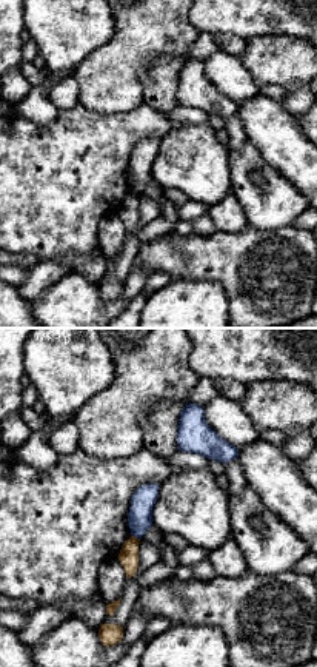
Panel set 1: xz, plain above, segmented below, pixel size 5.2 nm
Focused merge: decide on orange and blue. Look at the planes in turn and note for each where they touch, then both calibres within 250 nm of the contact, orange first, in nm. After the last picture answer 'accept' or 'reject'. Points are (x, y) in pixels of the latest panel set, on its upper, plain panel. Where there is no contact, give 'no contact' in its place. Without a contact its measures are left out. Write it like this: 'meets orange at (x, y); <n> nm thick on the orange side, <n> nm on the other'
meets orange at (136, 193); 110 nm thick on the orange side, 130 nm on the other

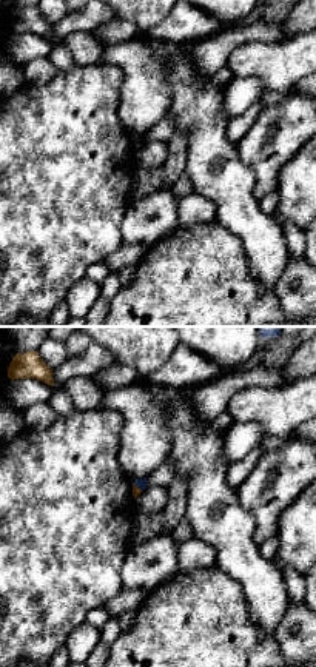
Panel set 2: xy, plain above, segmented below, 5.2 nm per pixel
meets orange at (137, 142); 50 nm thick on the orange side, 50 nm on the other

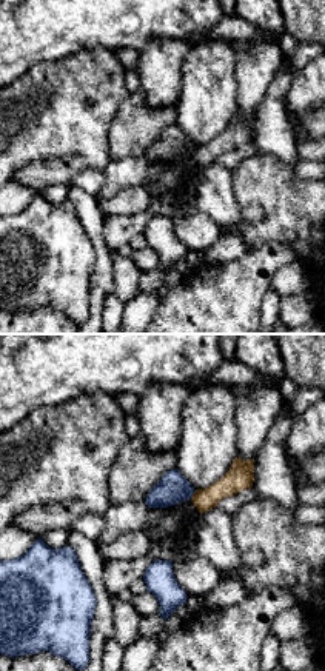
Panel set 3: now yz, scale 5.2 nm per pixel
meets orange at (193, 150); 130 nm thick on the orange side, 160 nm on the other

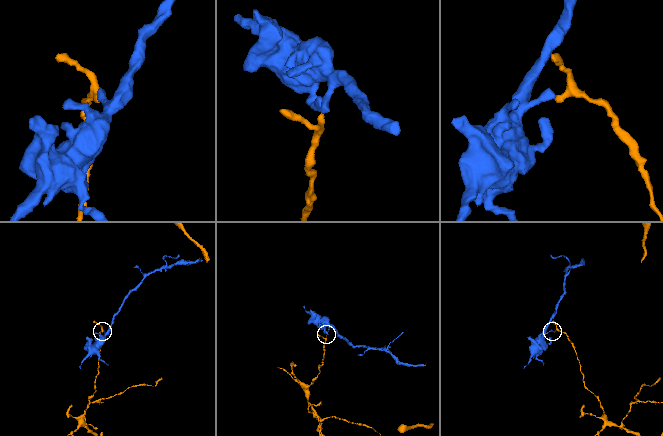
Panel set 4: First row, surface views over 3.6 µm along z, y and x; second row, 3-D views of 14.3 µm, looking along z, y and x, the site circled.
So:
reject

